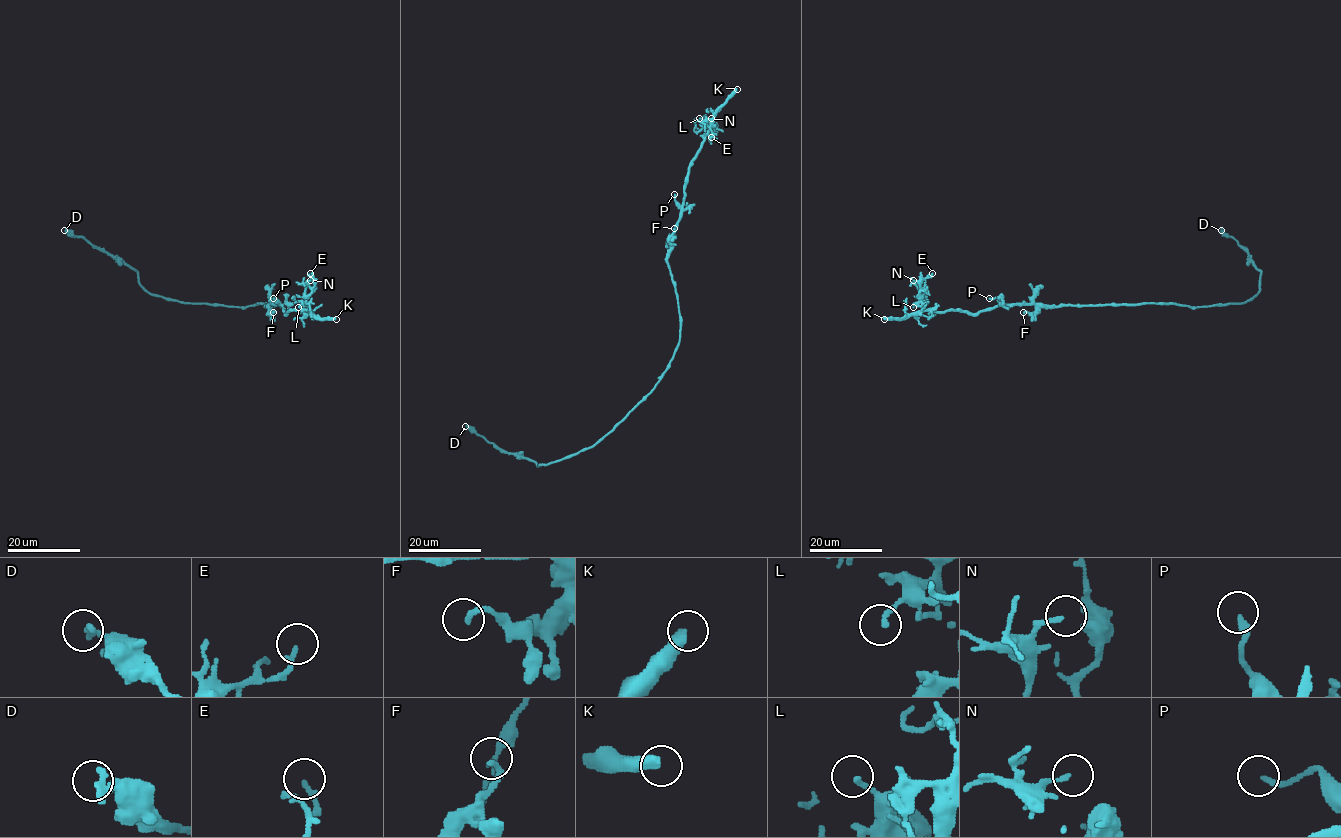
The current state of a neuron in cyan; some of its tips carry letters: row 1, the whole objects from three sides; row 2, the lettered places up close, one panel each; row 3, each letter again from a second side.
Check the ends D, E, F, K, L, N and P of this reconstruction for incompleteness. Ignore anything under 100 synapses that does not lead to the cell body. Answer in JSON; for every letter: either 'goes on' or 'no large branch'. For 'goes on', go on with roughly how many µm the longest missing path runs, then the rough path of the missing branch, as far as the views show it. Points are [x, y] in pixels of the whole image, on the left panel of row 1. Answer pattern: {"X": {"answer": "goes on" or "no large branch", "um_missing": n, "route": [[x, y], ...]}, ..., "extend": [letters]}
{"D": {"answer": "no large branch"}, "E": {"answer": "no large branch"}, "F": {"answer": "no large branch"}, "K": {"answer": "goes on", "um_missing": 70, "route": [[336, 319], [348, 309], [355, 324], [318, 335], [300, 324], [250, 325], [227, 310], [222, 331]]}, "L": {"answer": "no large branch"}, "N": {"answer": "no large branch"}, "P": {"answer": "no large branch"}, "extend": ["K"]}

